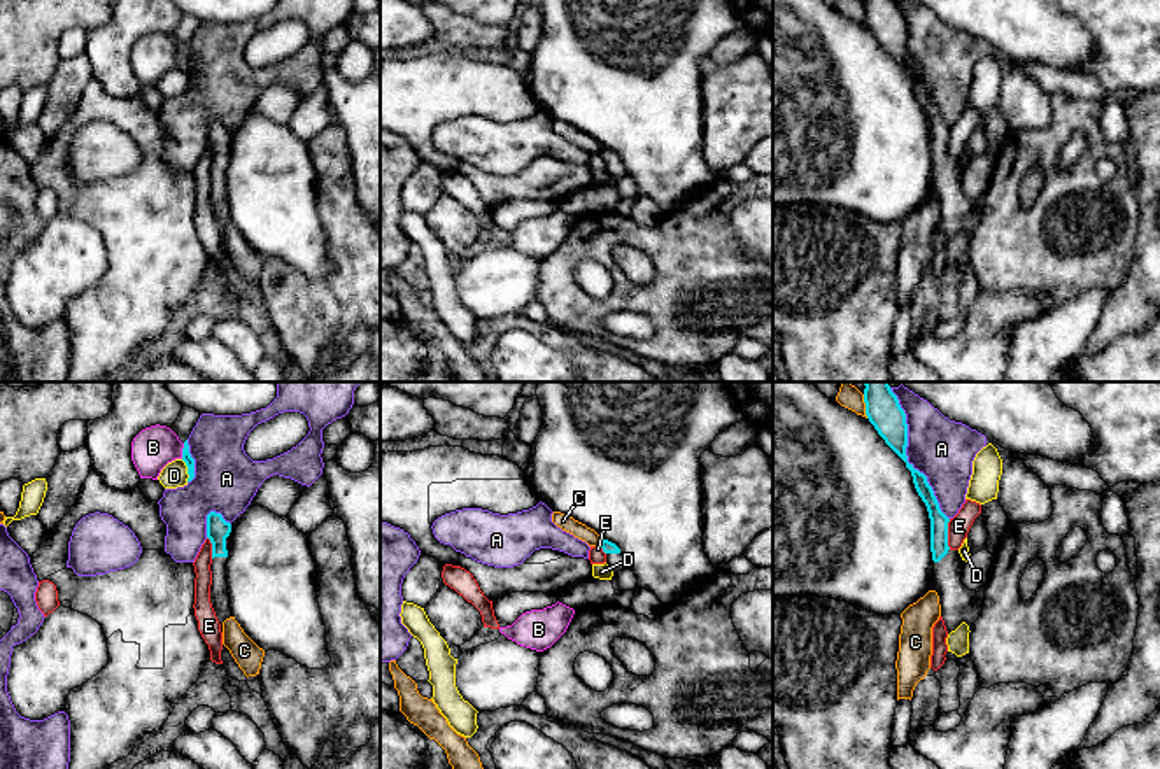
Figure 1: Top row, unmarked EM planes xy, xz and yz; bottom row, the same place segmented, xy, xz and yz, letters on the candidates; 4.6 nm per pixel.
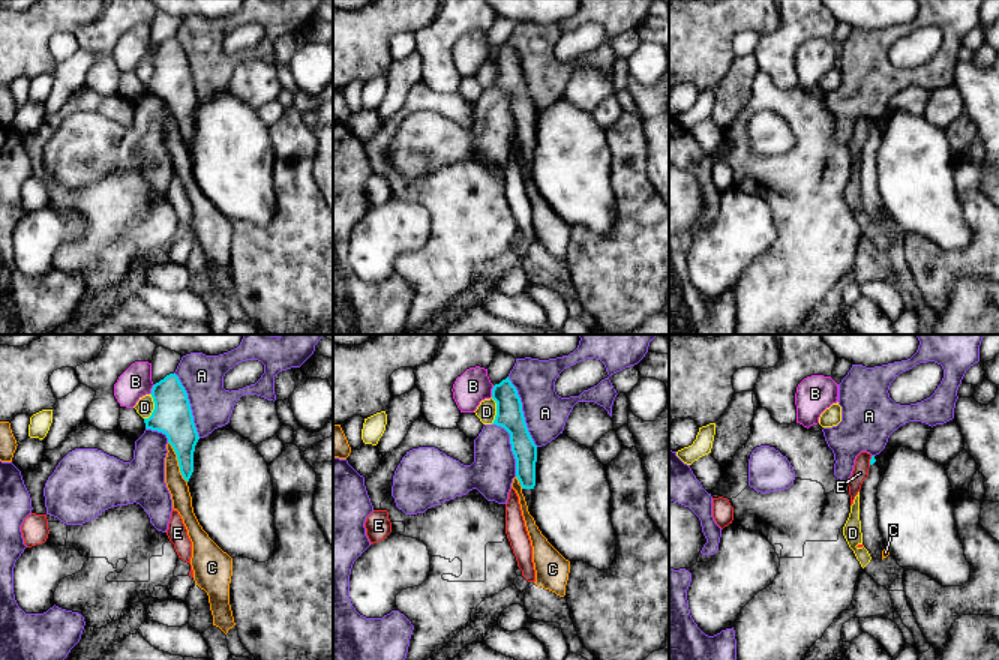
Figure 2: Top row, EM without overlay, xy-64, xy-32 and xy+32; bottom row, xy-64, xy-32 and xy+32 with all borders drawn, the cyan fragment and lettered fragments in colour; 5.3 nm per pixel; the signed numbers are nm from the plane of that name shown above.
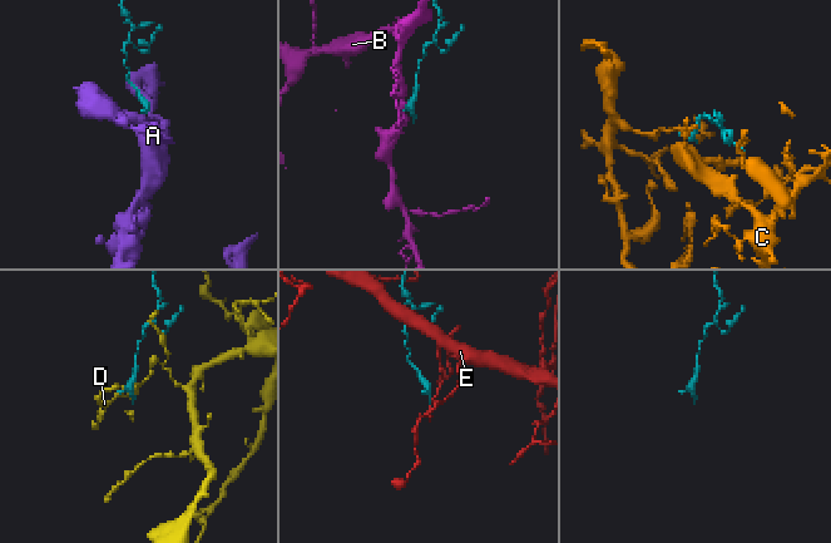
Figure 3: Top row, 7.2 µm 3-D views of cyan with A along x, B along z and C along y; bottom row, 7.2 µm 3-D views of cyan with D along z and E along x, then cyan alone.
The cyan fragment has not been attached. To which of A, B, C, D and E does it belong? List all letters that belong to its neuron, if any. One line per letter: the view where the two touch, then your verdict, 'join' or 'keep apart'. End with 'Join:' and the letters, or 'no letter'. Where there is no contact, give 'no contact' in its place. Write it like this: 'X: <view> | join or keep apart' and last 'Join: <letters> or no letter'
A: yz | keep apart
B: xy | keep apart
C: xz | keep apart
D: xy | keep apart
E: yz | keep apart
Join: no letter

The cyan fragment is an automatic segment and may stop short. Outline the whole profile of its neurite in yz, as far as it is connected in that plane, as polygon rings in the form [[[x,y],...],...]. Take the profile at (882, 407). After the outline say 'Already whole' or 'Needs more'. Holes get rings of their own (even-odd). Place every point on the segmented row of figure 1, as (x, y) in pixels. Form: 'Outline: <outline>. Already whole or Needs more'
Outline: [[[864,382],[866,415],[885,443],[906,462],[911,471],[915,489],[927,506],[930,519],[930,552],[934,561],[936,592],[939,596],[941,617],[948,634],[962,622],[973,629],[985,603],[985,585],[969,590],[962,583],[965,561],[958,550],[948,547],[950,519],[941,511],[927,476],[908,462],[908,424],[906,413],[892,392],[888,382]]]. Needs more

